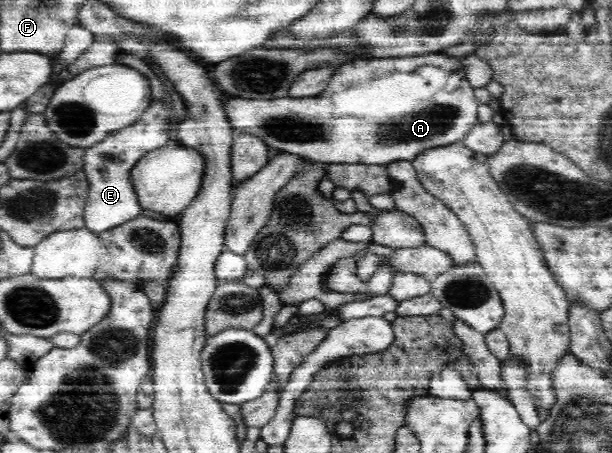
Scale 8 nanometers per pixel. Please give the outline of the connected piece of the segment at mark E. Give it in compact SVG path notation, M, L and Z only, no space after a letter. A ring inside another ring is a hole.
M168 95L160 100L152 100L138 121L128 127L113 131L92 147L85 148L82 173L87 176L90 190L84 206L84 218L89 231L99 235L112 227L130 221L130 219L142 216L143 210L136 192L133 191L129 173L136 167L138 160L149 151L164 147L164 144L168 143L170 139L168 134L170 130L168 117L171 114L170 101Z

